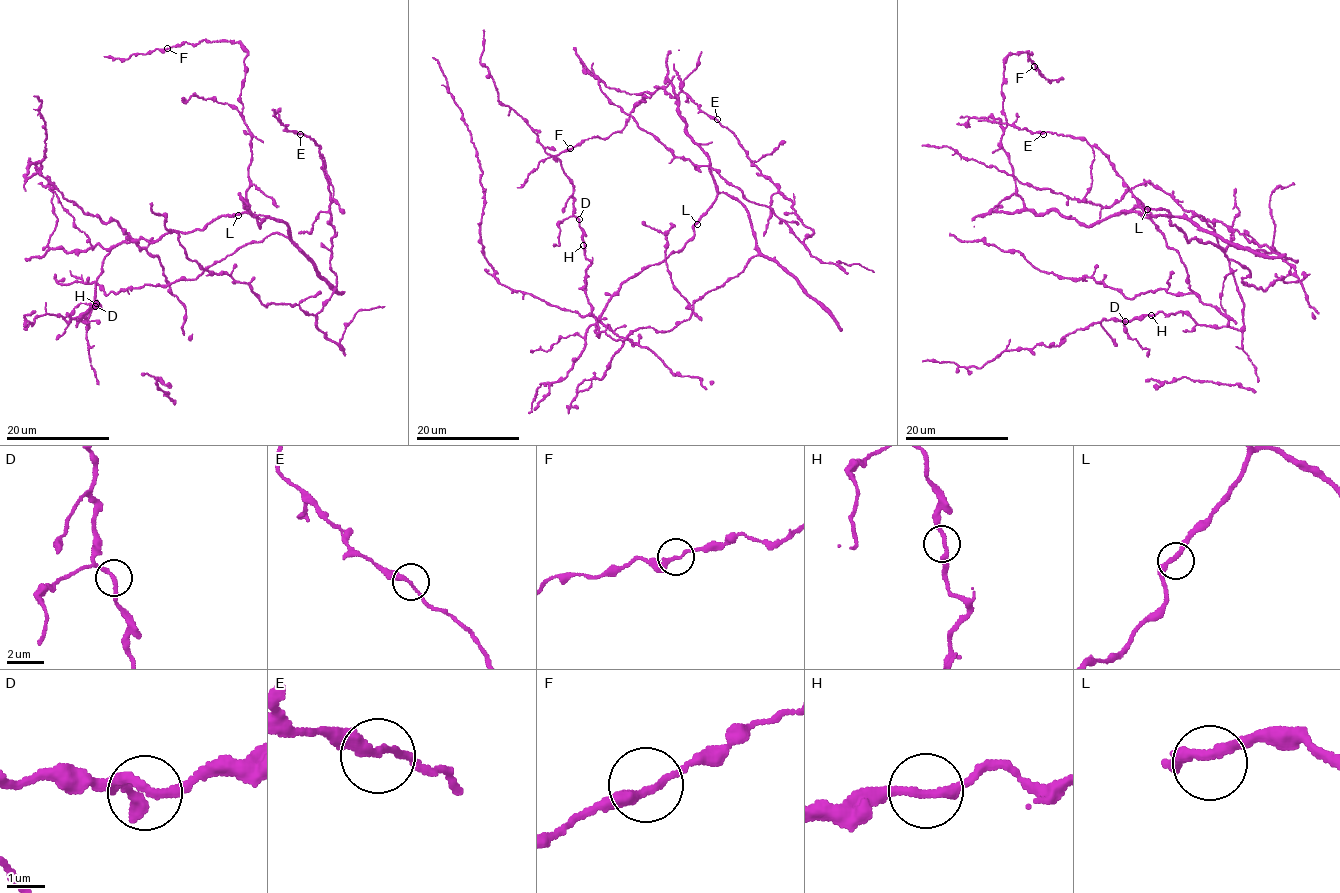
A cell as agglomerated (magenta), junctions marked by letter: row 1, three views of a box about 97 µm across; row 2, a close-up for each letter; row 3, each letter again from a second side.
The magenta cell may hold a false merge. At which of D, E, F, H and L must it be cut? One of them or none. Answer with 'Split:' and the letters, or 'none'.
Split: none

